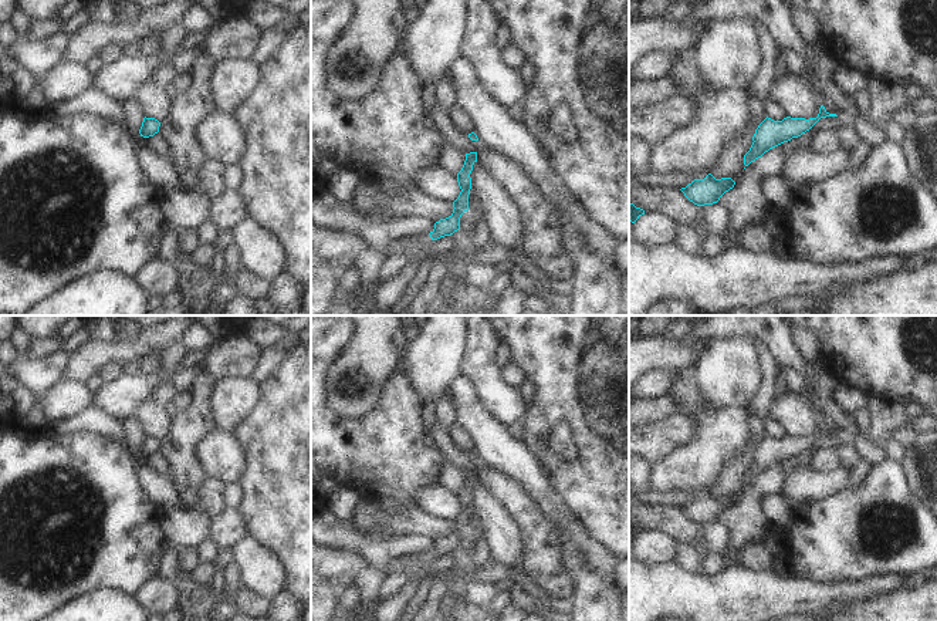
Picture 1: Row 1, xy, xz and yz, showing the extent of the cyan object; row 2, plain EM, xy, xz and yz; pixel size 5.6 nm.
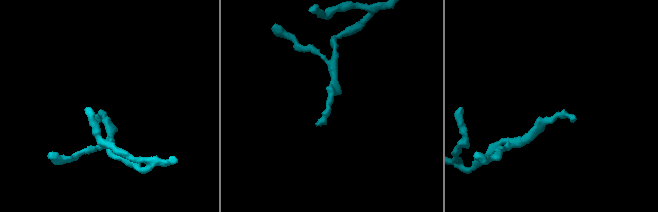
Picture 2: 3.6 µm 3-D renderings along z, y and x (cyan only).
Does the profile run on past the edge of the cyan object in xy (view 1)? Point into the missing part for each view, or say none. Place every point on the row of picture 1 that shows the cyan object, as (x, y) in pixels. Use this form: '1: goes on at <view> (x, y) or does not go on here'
1: does not go on here

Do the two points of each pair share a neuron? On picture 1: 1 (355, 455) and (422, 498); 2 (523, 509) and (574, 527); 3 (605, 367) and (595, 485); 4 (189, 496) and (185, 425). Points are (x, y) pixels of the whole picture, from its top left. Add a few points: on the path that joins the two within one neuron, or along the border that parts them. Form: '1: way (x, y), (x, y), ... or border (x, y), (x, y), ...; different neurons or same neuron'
1: border (436, 482), (422, 486), (413, 495), (415, 503); different neurons
2: border (552, 527), (562, 560); different neurons
3: way (601, 397), (598, 455); same neuron
4: way (186, 479), (185, 442); same neuron

